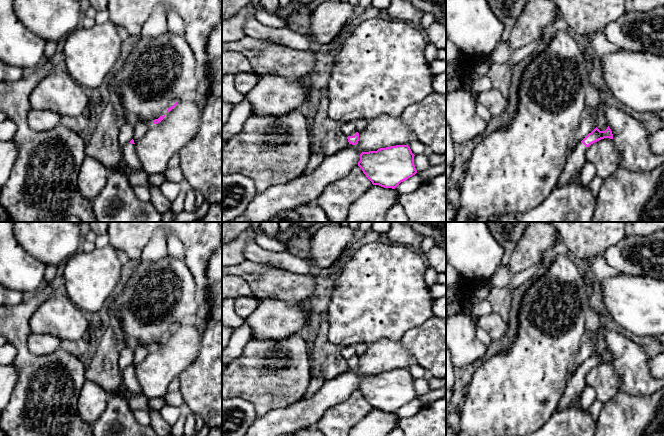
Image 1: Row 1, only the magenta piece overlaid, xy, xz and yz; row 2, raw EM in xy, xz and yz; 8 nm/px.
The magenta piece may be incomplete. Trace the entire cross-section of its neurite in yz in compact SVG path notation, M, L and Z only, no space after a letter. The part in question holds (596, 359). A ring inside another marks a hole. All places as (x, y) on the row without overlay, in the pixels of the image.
M609 350L605 355L600 355L597 351L589 357L575 372L573 377L568 381L565 392L561 397L555 412L562 411L579 400L579 396L586 385L587 372L604 362L613 363L613 358Z

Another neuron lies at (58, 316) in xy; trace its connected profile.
M52 296L41 304L29 320L33 334L48 334L61 341L75 341L84 336L89 328L85 312L67 296Z

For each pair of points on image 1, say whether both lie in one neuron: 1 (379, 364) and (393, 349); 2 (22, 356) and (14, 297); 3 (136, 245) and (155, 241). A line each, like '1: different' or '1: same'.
1: same
2: different
3: different

